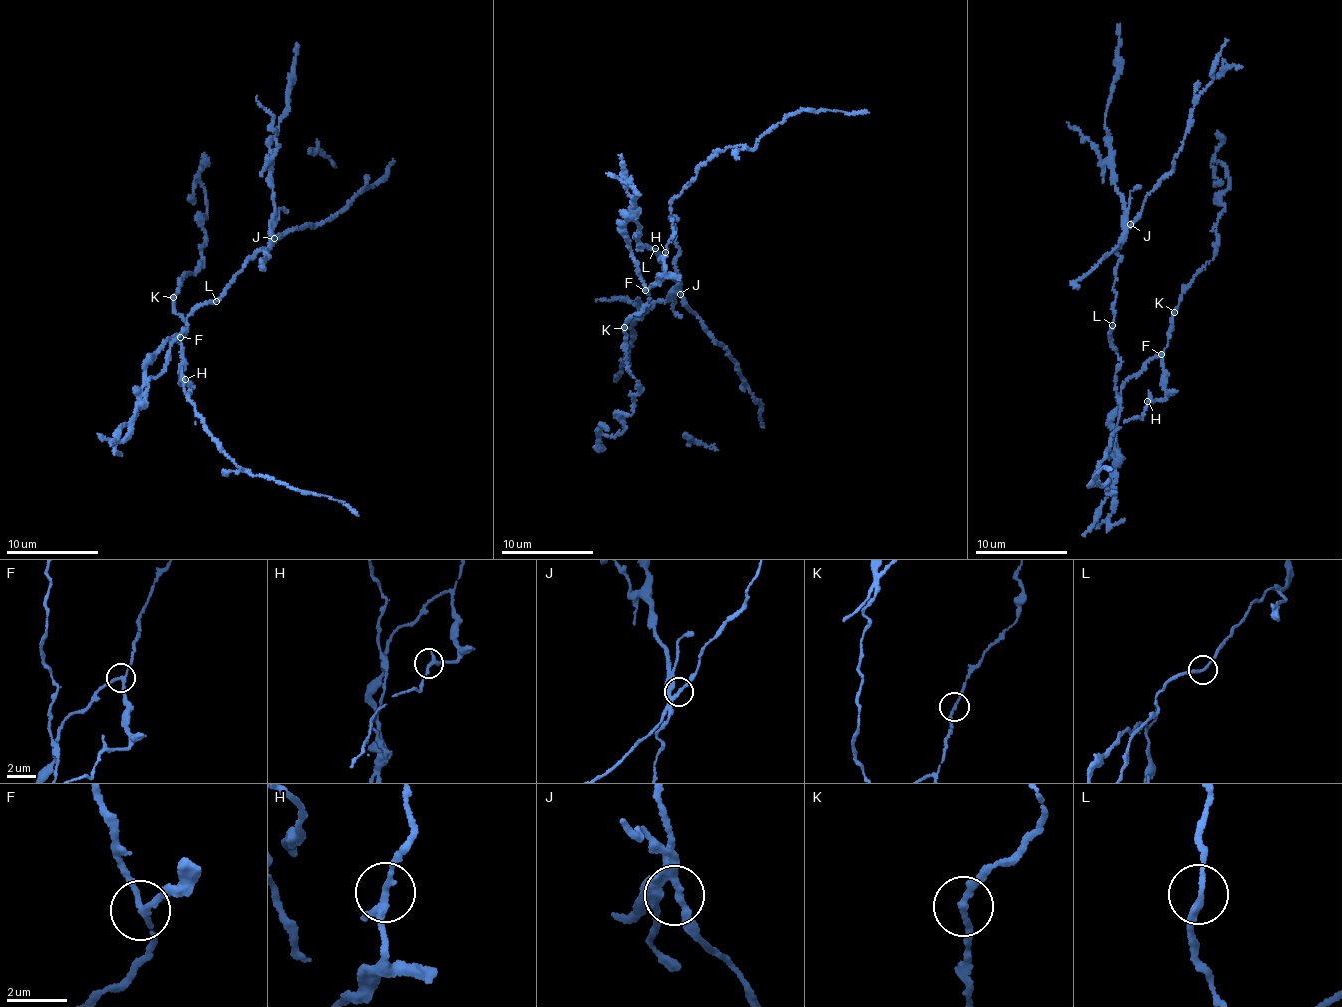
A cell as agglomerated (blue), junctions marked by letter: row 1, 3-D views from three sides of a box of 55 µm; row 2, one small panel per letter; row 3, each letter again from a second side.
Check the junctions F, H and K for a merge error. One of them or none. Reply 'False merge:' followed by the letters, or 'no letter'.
False merge: F

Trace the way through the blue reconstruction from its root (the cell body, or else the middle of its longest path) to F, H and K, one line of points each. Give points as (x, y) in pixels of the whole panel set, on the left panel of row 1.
F: (164, 365), (164, 371), (155, 377), (146, 376), (149, 356), (165, 342), (180, 337)
H: (164, 365), (164, 371), (155, 377), (146, 376), (149, 356), (179, 336), (183, 371), (179, 382), (185, 379)
K: (164, 365), (164, 371), (155, 377), (146, 376), (149, 356), (187, 331), (187, 321), (175, 313), (174, 298)

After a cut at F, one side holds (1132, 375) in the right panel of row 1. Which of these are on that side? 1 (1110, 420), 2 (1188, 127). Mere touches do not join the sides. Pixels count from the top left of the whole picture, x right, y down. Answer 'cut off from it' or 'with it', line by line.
1: with it
2: with it

